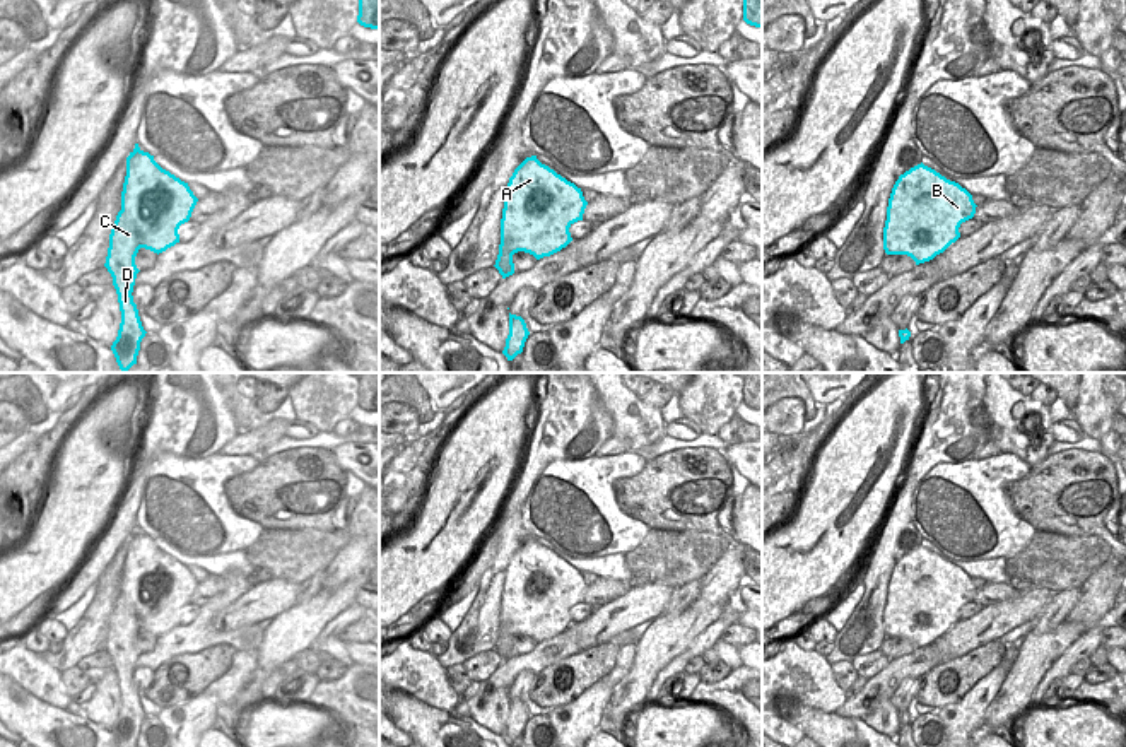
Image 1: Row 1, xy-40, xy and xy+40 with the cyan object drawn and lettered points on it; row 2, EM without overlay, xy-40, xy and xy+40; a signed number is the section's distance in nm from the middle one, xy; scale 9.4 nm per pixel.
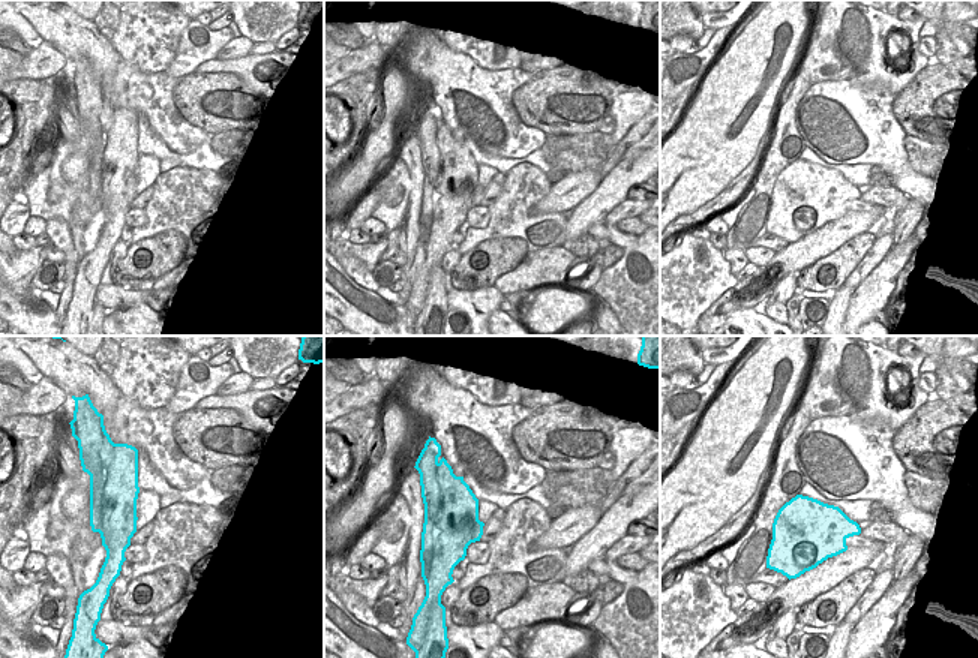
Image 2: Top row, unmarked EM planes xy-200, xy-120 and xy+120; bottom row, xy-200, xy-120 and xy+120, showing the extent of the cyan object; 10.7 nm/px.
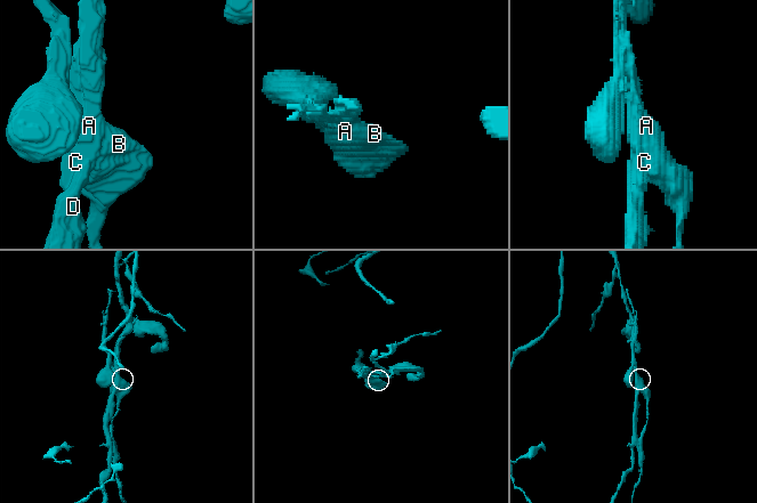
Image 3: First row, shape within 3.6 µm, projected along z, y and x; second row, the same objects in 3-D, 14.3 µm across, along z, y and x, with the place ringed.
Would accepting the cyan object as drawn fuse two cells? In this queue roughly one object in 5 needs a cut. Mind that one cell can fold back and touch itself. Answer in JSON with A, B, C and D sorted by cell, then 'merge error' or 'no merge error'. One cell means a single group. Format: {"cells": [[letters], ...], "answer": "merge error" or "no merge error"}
{"cells": [["A", "B"], ["C", "D"]], "answer": "merge error"}

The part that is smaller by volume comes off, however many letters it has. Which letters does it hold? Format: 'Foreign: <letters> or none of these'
Foreign: A, B

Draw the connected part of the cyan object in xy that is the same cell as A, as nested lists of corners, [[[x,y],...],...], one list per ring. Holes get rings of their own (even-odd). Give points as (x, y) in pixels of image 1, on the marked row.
[[[537,156],[526,157],[509,178],[501,219],[501,241],[509,251],[525,251],[537,260],[566,248],[572,238],[569,227],[583,221],[588,202],[581,188],[542,164]],[[533,205],[542,205],[543,214],[557,212],[548,226],[538,224],[540,231],[514,229],[514,219],[531,219]]]

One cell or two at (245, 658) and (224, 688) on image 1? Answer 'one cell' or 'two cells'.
one cell

